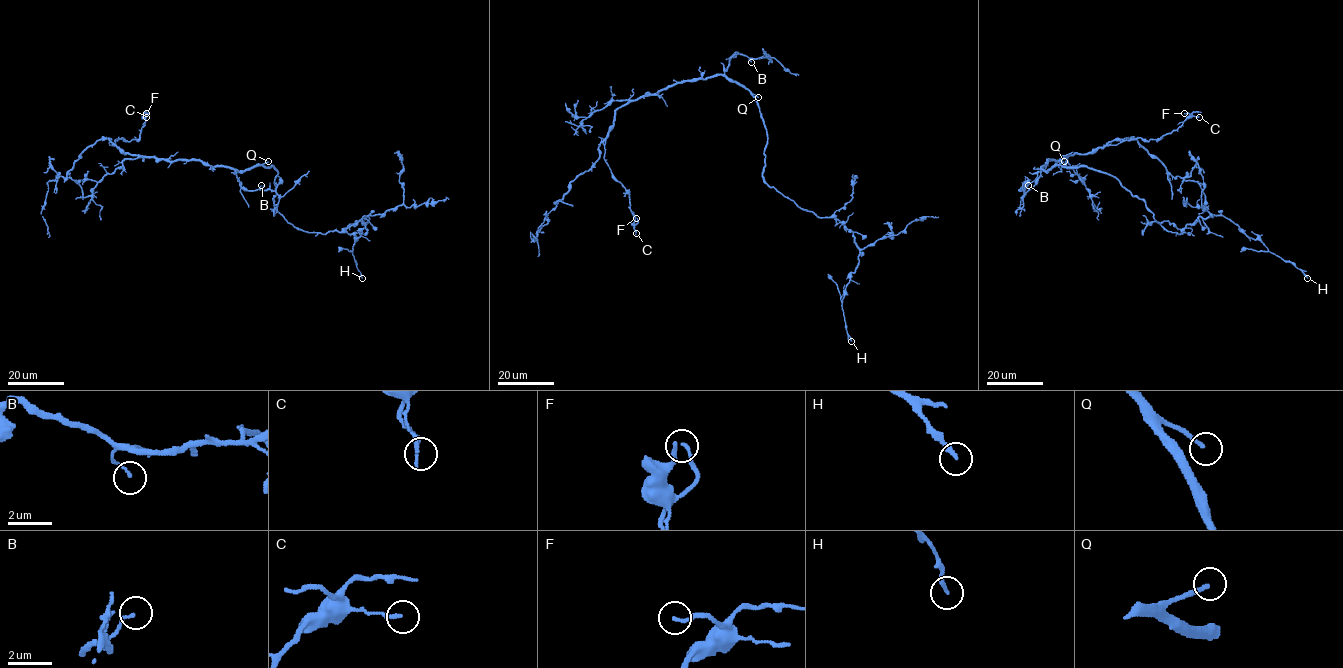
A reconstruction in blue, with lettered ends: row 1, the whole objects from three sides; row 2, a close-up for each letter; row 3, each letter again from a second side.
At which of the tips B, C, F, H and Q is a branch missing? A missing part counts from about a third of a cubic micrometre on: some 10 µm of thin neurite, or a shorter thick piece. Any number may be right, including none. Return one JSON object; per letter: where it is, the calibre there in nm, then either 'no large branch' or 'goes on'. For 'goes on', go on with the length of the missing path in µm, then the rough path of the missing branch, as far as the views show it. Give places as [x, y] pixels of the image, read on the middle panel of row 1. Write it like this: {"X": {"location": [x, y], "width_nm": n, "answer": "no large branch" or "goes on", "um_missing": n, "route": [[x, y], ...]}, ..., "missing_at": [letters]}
{"B": {"location": [751, 62], "width_nm": 120, "answer": "no large branch"}, "C": {"location": [636, 233], "width_nm": 150, "answer": "no large branch"}, "F": {"location": [636, 218], "width_nm": 150, "answer": "no large branch"}, "H": {"location": [851, 341], "width_nm": 200, "answer": "goes on", "um_missing": 15}, "Q": {"location": [758, 97], "width_nm": 170, "answer": "goes on", "um_missing": 100}, "missing_at": ["H", "Q"]}

